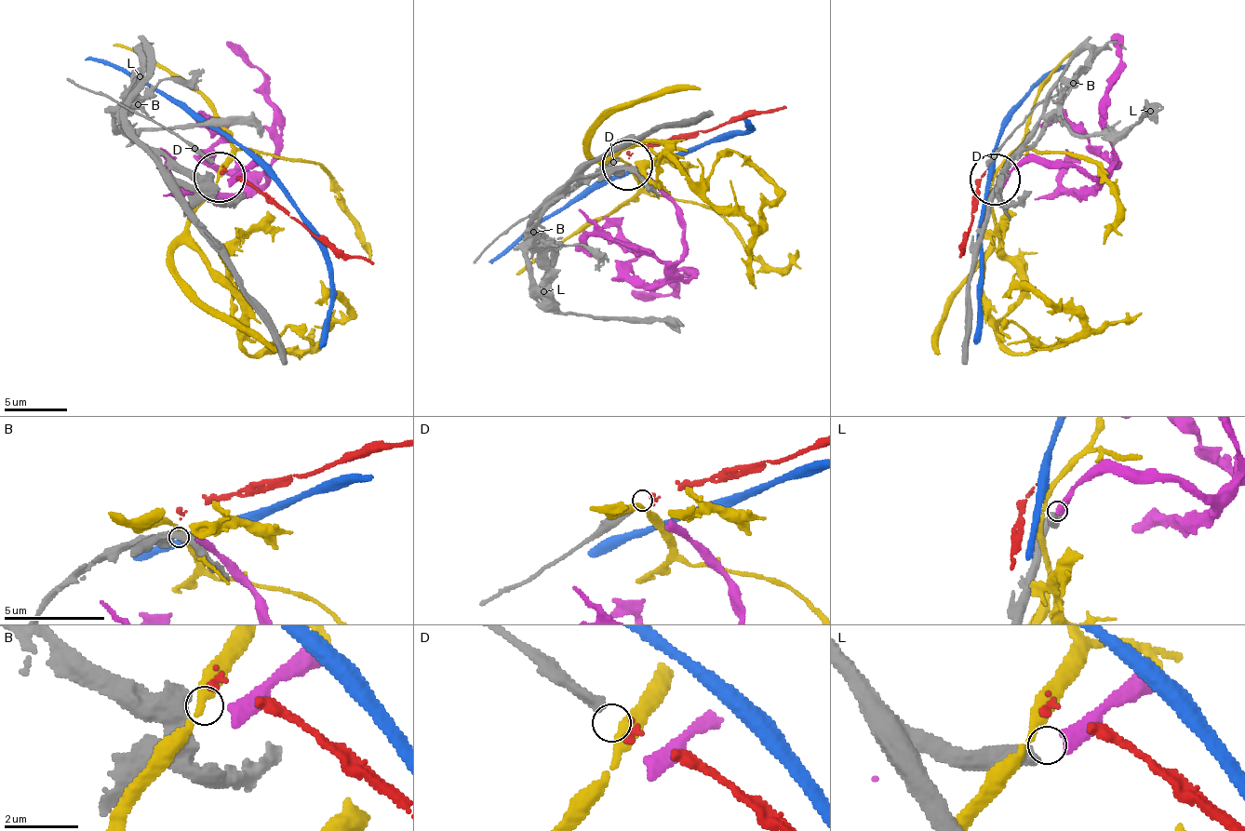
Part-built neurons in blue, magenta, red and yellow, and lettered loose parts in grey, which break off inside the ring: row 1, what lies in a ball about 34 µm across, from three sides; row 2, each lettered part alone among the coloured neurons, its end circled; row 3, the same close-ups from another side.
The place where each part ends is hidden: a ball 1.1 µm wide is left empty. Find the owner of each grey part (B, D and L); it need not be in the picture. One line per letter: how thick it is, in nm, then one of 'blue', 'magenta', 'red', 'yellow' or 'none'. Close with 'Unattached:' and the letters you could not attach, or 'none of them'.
B: calibre 400 nm; none
D: calibre 320 nm; red
L: calibre 440 nm; magenta
Unattached: B

